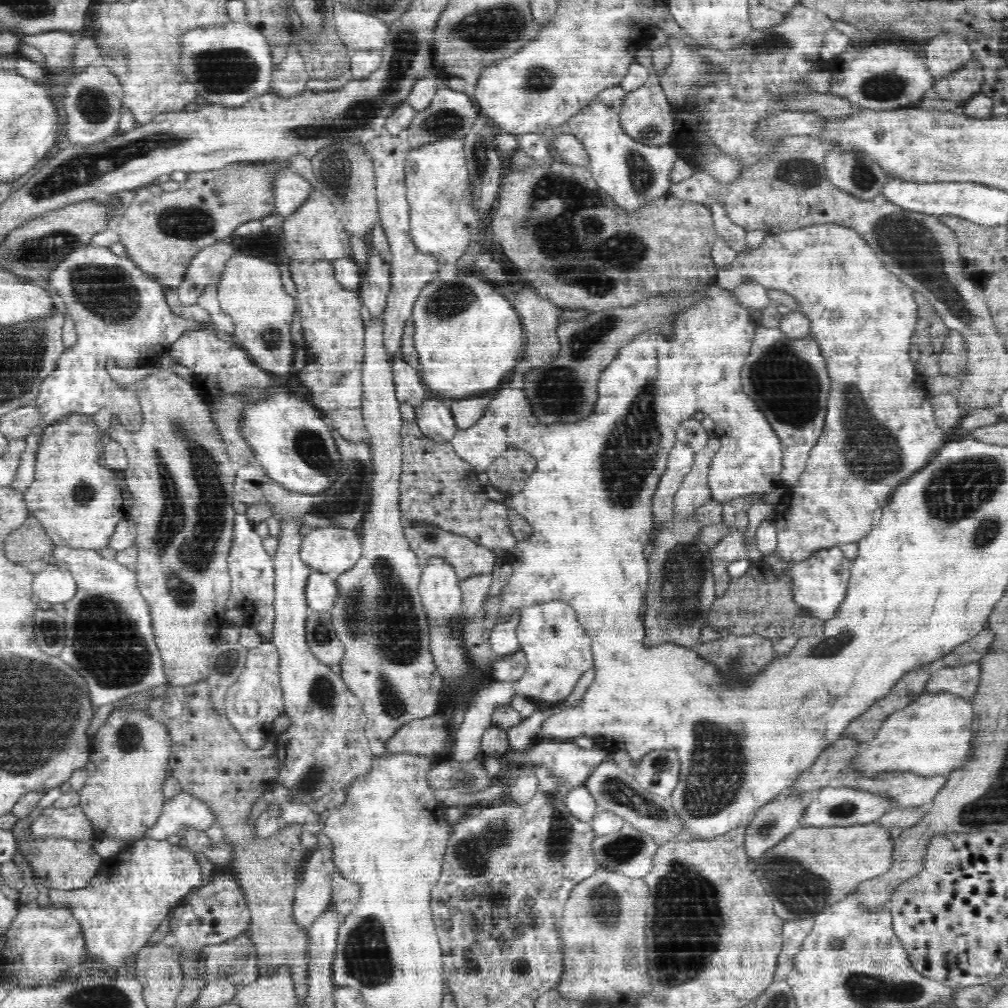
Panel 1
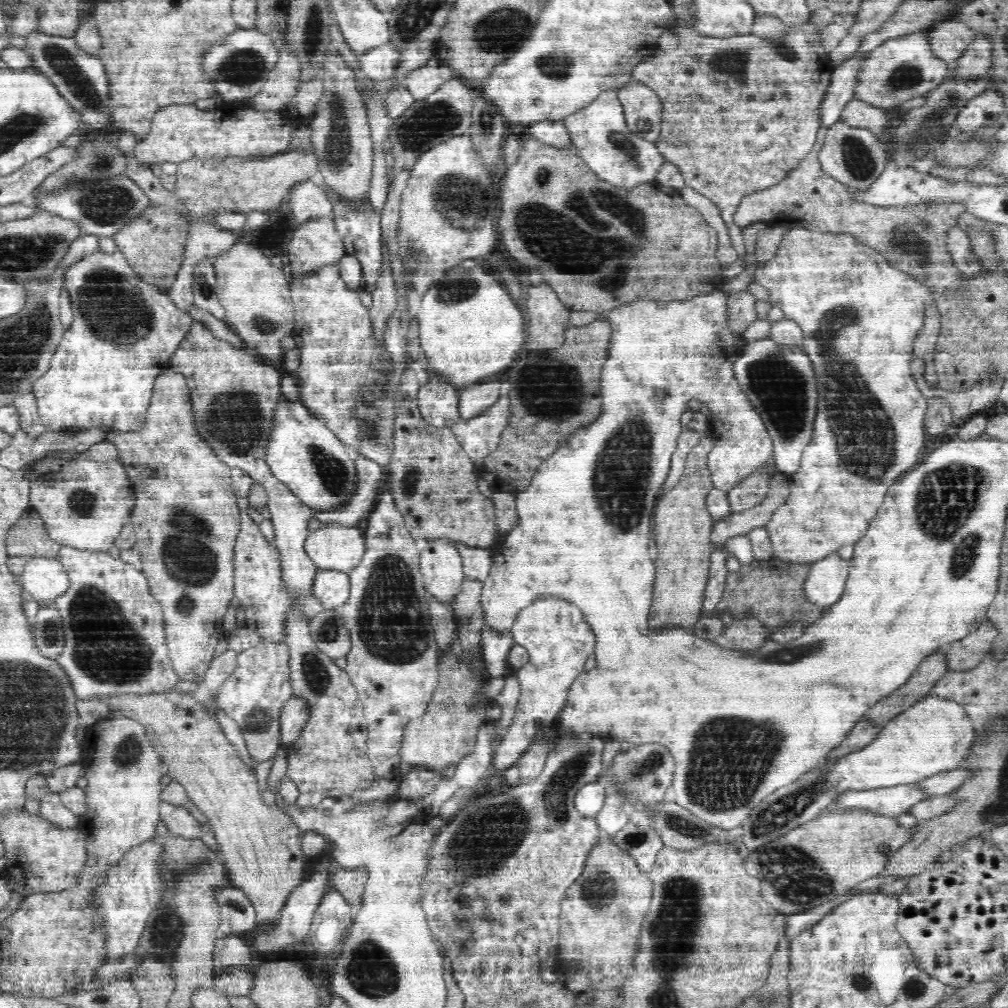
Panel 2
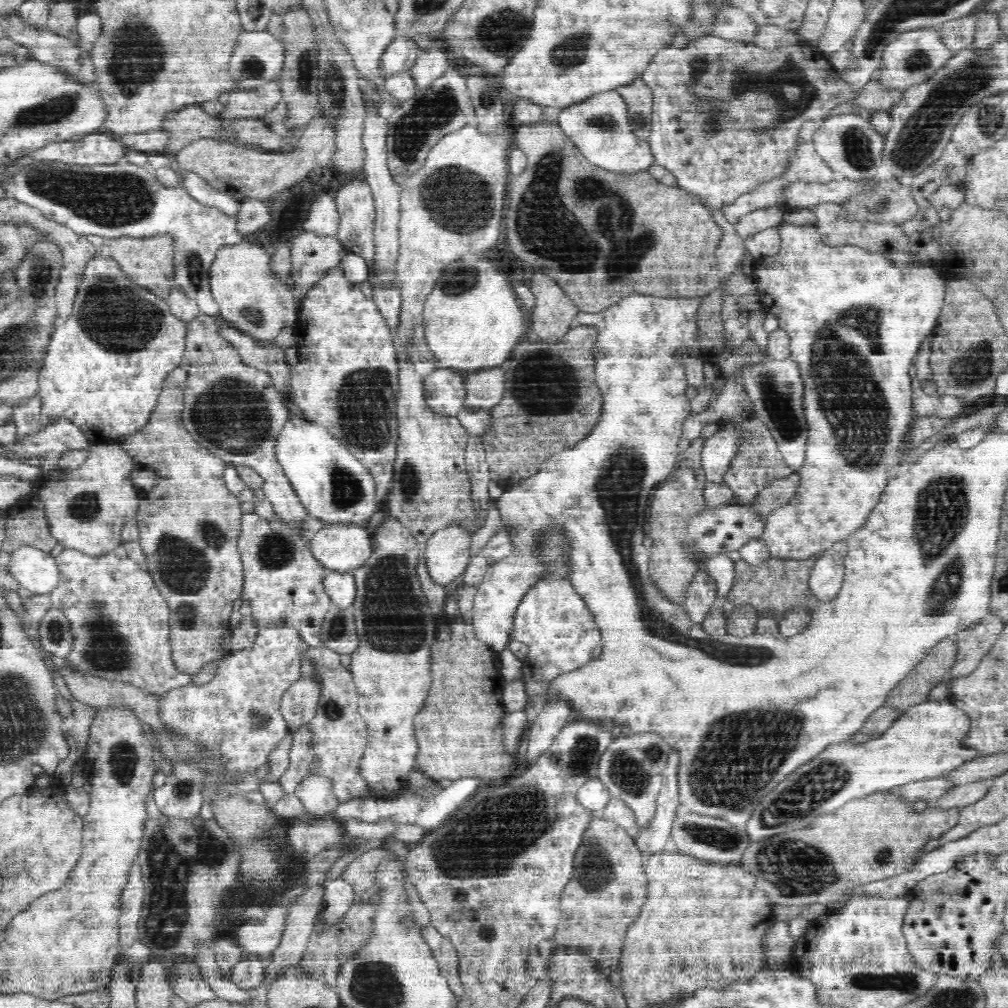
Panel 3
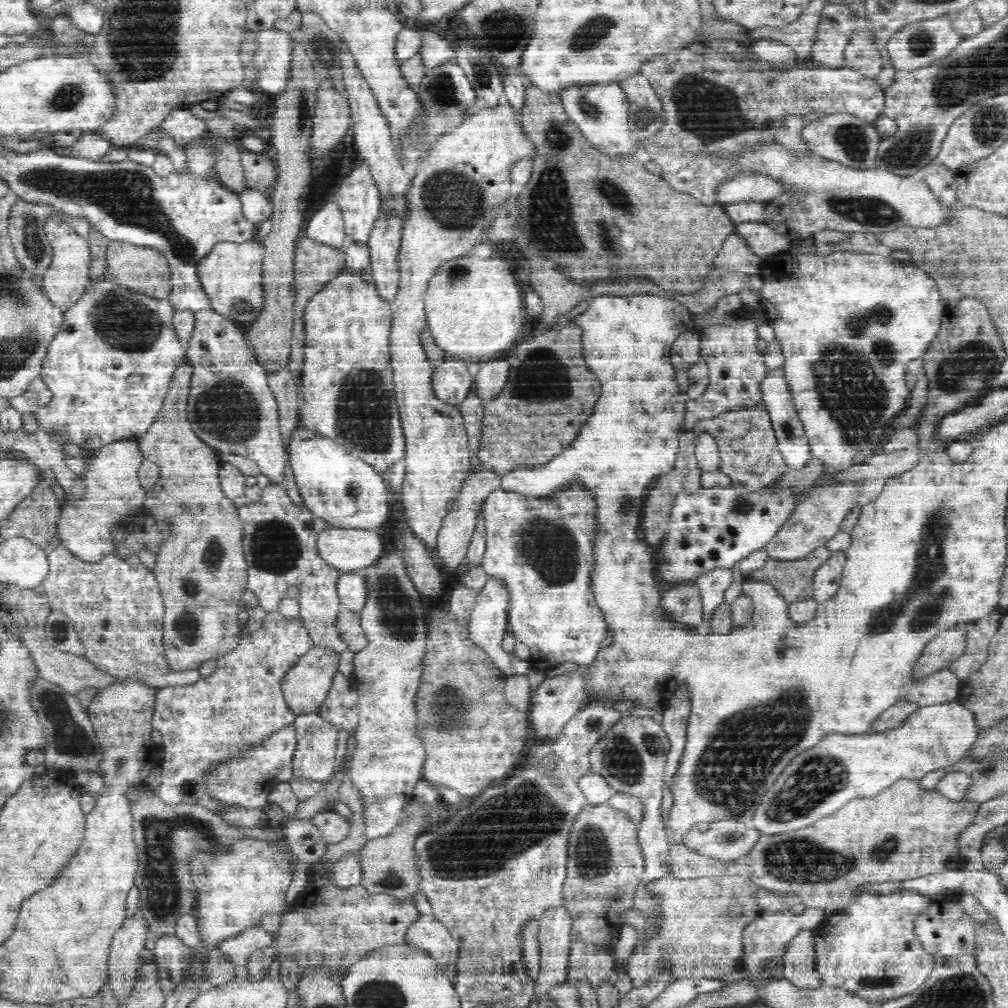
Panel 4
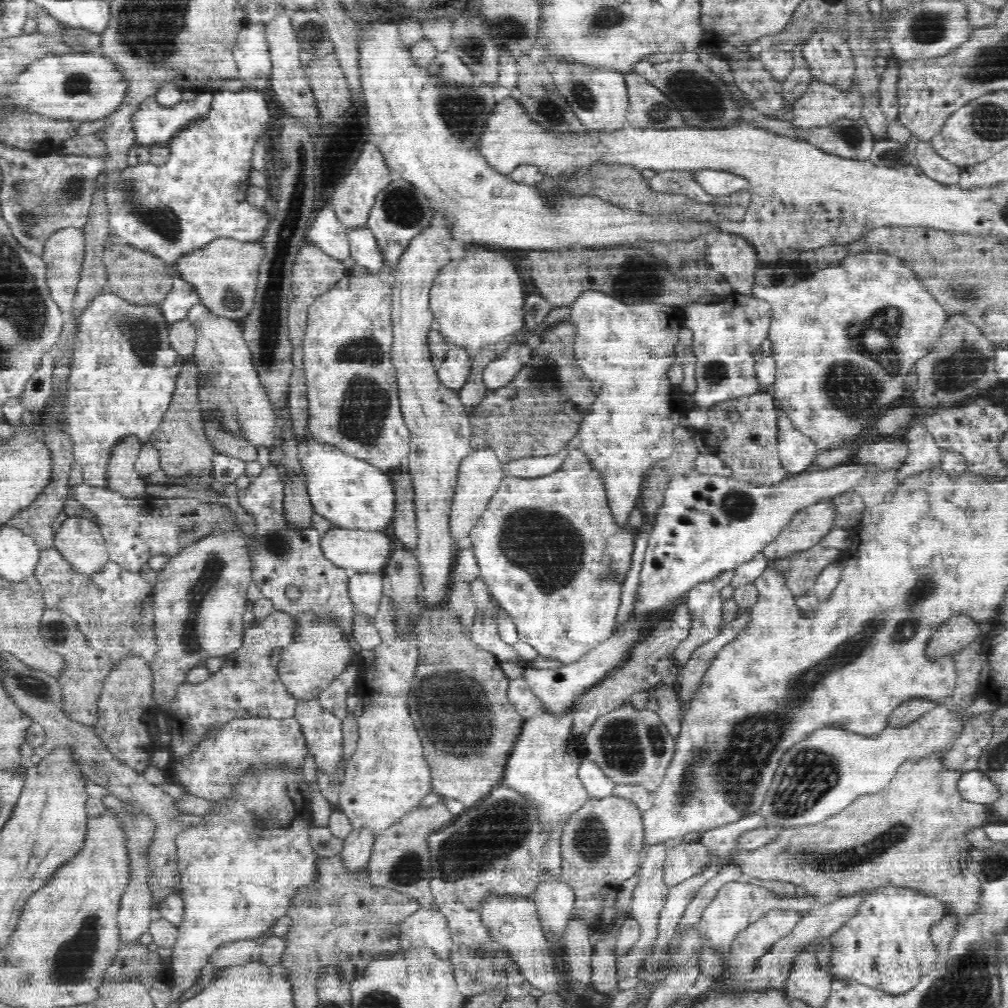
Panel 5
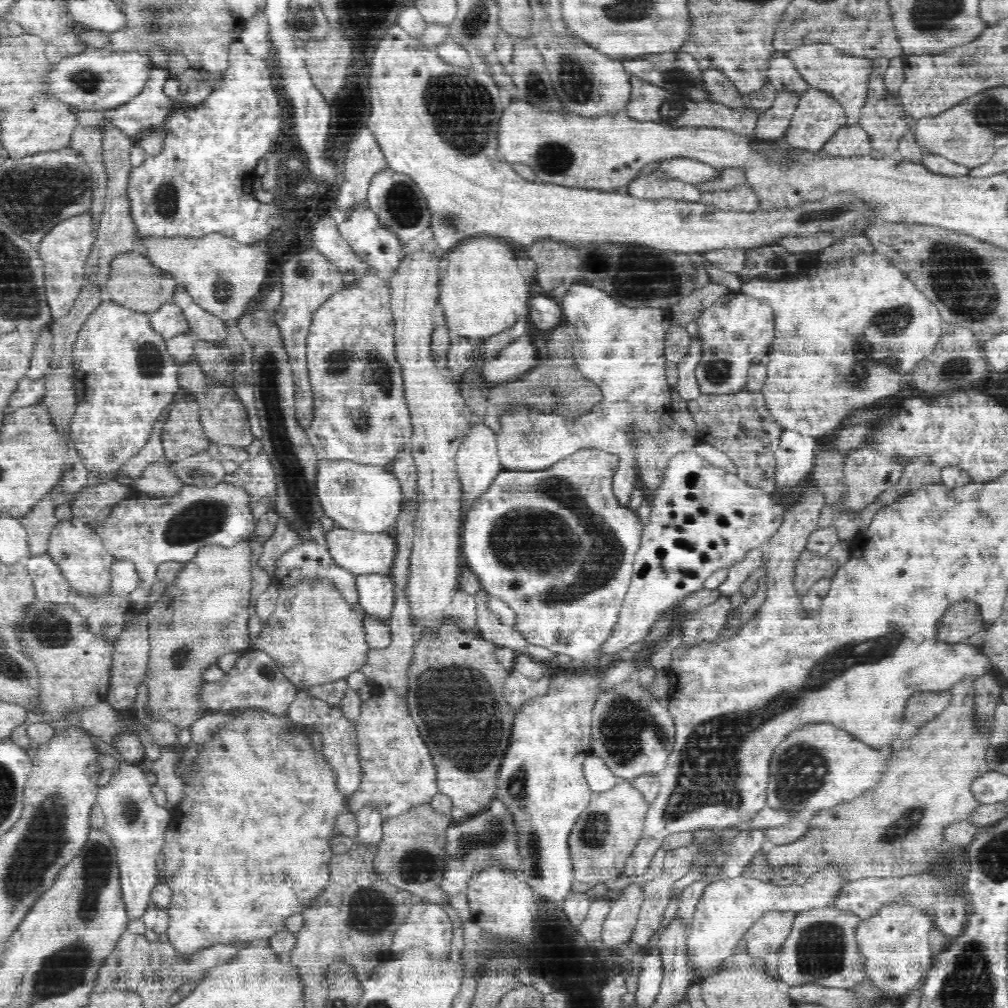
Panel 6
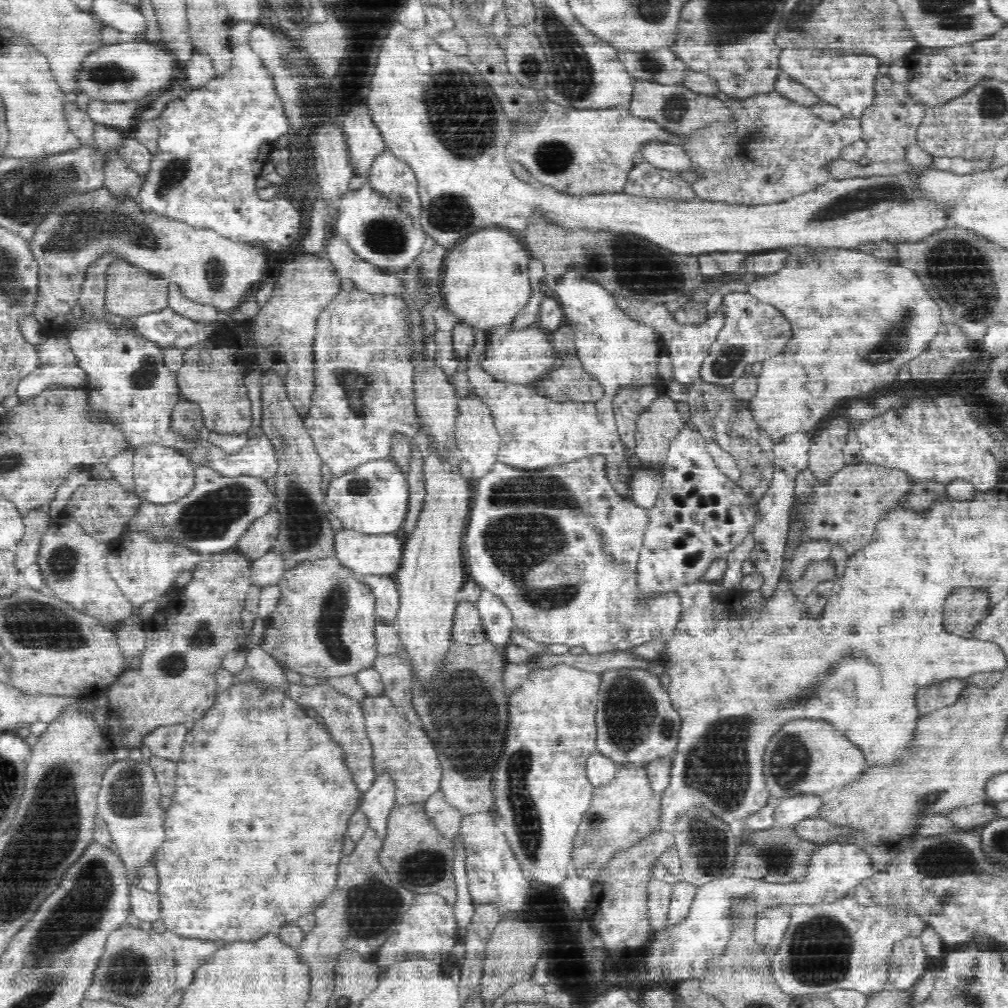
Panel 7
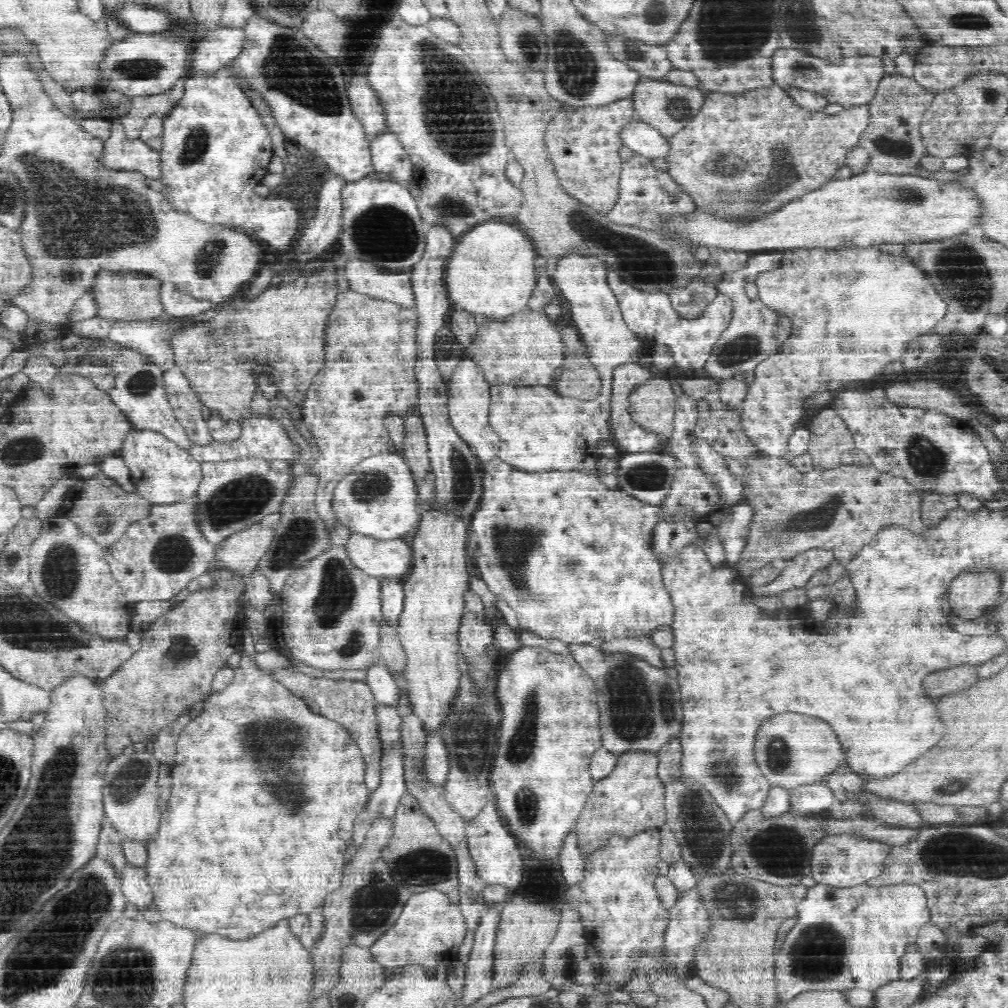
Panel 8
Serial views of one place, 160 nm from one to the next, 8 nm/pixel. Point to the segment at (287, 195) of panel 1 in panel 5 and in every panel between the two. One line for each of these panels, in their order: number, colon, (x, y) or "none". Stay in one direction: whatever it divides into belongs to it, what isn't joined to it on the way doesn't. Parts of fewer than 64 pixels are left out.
2: (309, 202)
3: (324, 219)
4: (327, 226)
5: (325, 231)

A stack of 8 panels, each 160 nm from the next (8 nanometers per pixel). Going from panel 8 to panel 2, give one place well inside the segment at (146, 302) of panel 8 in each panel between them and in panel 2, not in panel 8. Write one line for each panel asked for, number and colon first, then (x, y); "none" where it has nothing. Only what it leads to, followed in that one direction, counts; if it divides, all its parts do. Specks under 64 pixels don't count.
2: (153, 246)
3: (149, 263)
4: (140, 270)
5: (140, 278)
6: (134, 284)
7: (130, 292)

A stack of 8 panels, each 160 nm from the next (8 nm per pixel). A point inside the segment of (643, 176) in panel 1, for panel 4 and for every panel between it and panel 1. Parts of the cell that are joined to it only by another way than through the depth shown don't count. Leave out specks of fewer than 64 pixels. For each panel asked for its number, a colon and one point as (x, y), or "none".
2: (599, 133)
3: (599, 125)
4: (601, 109)

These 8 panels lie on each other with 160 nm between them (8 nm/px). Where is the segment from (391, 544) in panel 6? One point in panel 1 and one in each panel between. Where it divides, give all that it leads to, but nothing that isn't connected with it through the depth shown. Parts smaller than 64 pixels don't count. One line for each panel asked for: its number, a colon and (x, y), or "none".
1: (333, 549)
2: (336, 547)
3: (341, 548)
4: (349, 550)
5: (360, 551)

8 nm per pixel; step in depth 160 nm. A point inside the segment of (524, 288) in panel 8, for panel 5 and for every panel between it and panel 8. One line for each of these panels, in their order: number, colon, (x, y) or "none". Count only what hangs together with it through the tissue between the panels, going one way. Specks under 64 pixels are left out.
5: (477, 301)
6: (483, 292)
7: (485, 283)

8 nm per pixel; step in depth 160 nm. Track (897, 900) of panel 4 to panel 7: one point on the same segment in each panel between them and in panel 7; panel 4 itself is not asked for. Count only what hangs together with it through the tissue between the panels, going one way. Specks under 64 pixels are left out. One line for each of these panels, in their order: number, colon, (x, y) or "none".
5: (887, 945)
6: (895, 941)
7: (908, 963)

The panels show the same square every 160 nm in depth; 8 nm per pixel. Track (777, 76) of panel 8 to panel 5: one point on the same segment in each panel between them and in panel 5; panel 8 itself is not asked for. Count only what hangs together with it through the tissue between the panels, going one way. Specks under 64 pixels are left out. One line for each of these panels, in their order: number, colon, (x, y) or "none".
5: (830, 61)
6: (845, 77)
7: (847, 81)

